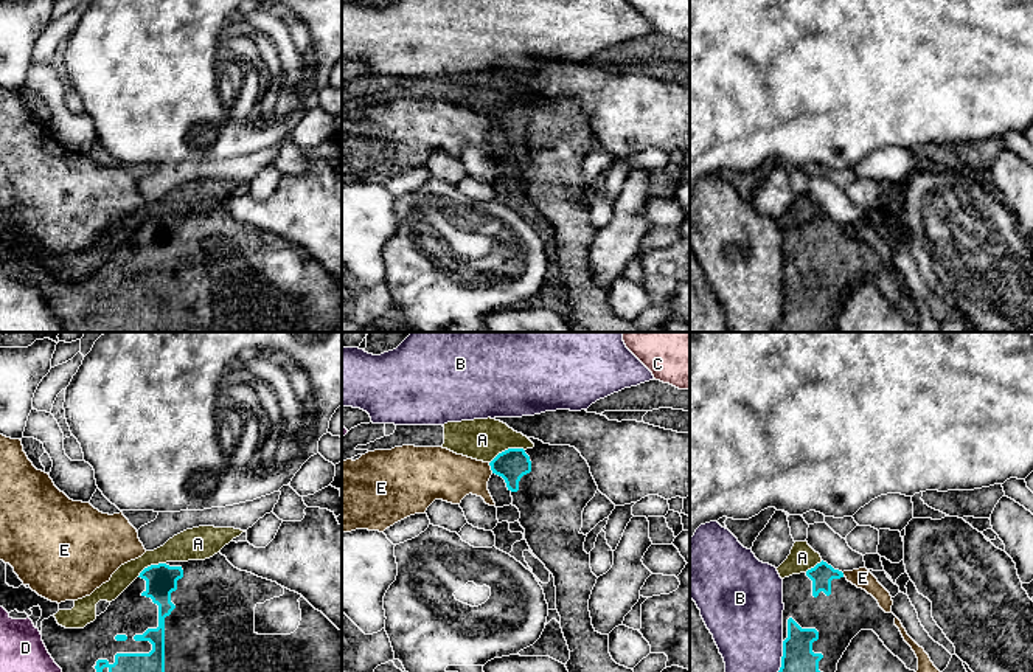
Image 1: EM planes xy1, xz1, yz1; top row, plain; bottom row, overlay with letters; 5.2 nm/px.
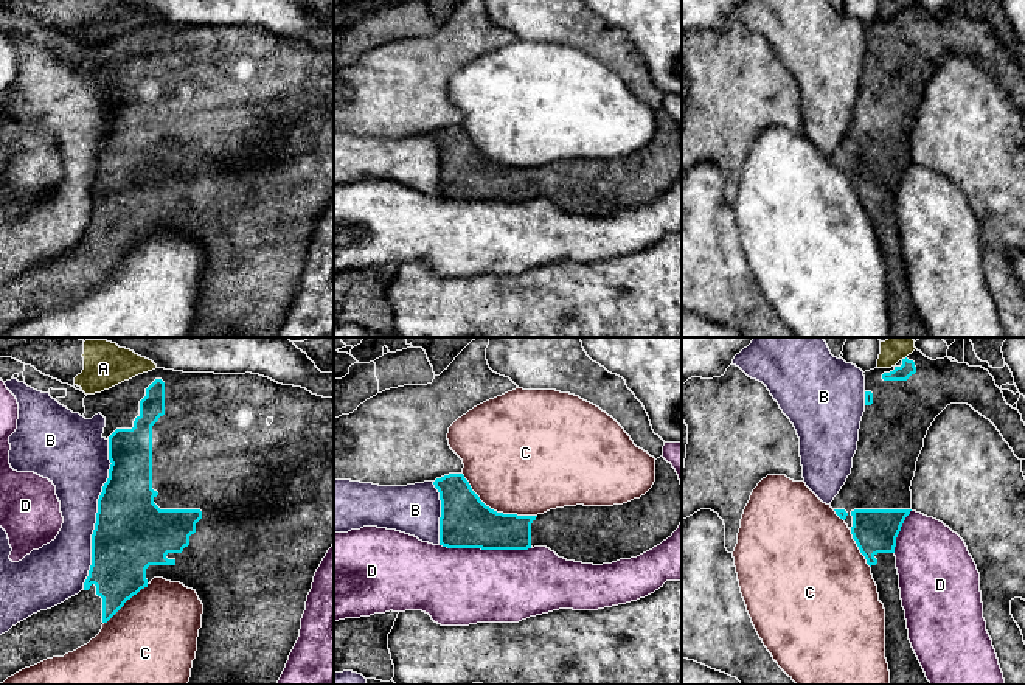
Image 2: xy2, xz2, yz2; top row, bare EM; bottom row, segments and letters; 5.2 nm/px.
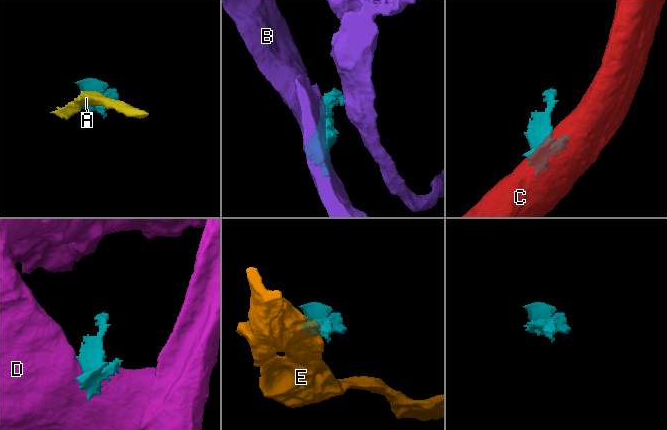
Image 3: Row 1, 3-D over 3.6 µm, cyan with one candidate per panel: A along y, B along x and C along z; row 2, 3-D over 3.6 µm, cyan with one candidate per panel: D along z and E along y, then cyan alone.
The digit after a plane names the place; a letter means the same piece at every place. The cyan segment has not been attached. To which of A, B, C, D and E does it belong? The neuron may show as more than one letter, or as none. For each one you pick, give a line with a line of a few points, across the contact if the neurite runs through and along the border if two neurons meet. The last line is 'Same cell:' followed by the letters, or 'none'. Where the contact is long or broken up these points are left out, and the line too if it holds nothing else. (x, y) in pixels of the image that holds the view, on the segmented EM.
Same cell: none

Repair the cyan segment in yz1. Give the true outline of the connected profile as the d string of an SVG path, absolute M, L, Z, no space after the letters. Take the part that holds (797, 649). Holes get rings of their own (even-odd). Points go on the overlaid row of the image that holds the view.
M823 560L806 573L783 579L783 604L783 656L778 672L836 672L839 660L861 630L873 630L907 669L918 670L915 652L895 625L896 616L885 613L871 594Z

